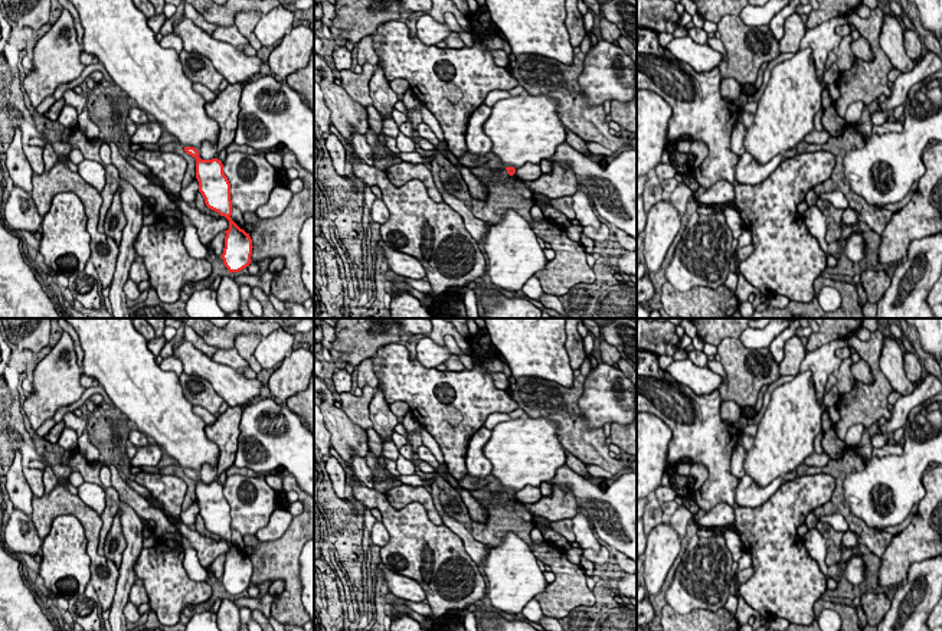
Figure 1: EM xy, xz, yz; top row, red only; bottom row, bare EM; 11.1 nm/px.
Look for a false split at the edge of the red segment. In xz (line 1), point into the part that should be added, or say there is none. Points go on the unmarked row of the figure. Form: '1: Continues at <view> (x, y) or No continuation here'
1: No continuation here

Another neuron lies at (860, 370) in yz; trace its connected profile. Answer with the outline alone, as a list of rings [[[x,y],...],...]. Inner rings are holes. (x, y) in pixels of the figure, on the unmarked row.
[[[860,359],[857,363],[851,366],[851,375],[854,380],[870,385],[873,382],[873,375],[870,372],[869,363]]]

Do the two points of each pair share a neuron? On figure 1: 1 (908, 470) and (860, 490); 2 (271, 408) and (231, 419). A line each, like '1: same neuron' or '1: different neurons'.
1: same neuron
2: different neurons

